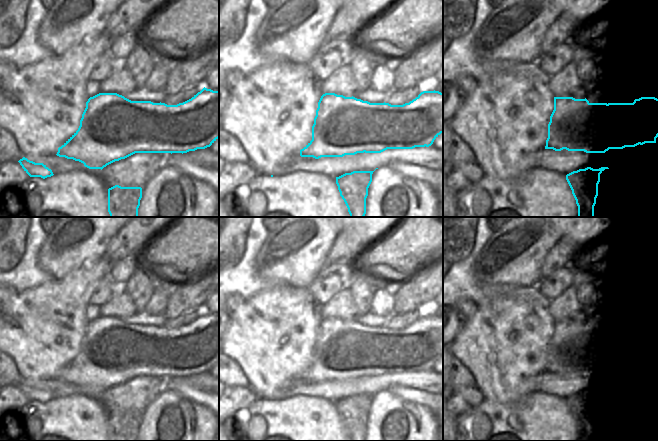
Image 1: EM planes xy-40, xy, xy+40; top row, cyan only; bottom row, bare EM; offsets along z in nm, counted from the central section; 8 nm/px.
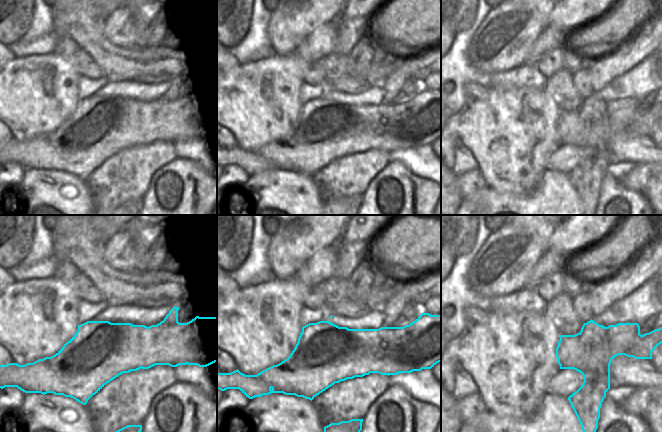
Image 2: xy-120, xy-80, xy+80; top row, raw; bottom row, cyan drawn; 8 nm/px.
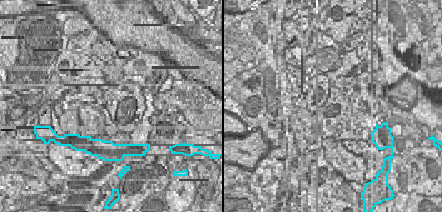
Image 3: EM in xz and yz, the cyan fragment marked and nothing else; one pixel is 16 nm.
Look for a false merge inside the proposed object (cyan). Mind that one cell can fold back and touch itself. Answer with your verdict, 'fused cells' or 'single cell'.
fused cells

